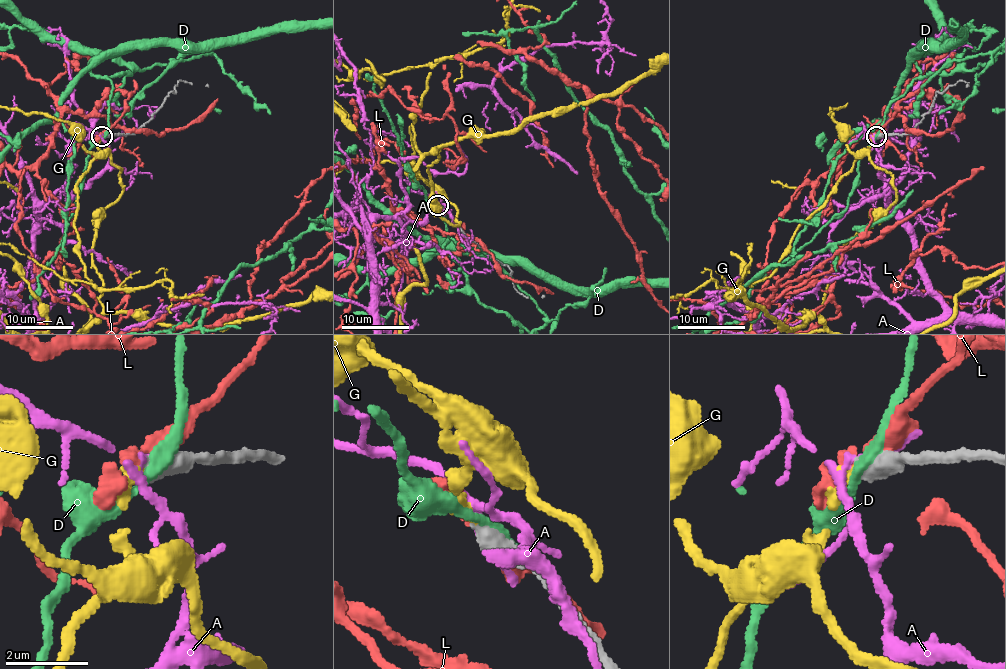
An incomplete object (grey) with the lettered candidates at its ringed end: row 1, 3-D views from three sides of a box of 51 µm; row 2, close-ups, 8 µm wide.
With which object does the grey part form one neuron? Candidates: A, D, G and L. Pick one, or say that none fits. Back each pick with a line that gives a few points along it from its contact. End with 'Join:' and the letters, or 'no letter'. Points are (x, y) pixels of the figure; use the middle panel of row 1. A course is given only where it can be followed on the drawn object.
Join: G

